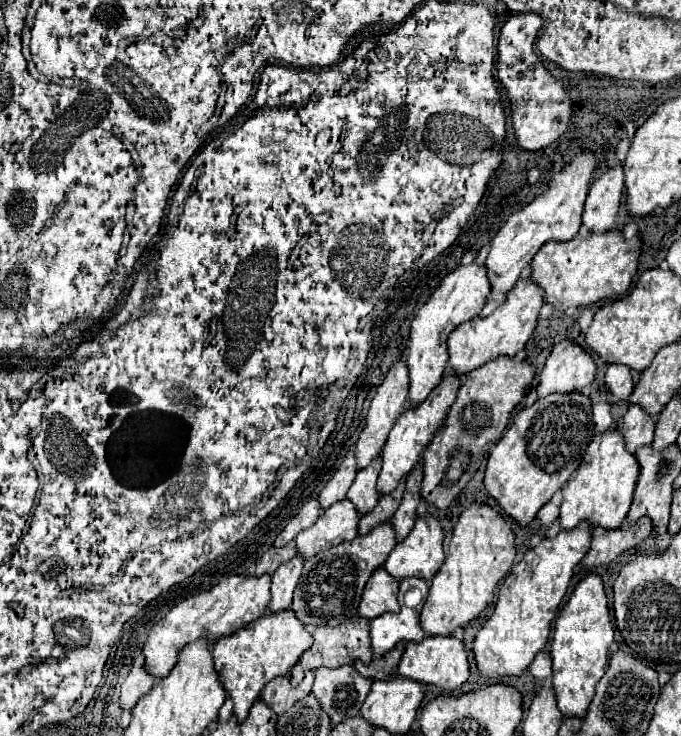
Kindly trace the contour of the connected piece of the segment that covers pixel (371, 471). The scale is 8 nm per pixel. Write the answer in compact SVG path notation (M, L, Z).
M378 456L376 460L372 460L372 464L368 468L358 472L354 484L348 490L348 500L354 504L354 508L358 510L360 516L368 514L374 508L374 504L378 502L376 480L380 474L380 466L382 466L382 460Z

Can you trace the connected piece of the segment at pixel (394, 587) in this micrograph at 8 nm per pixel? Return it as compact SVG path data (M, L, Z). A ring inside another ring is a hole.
M384 568L376 570L366 588L358 606L358 614L366 620L378 618L386 612L398 612L398 580L392 578Z

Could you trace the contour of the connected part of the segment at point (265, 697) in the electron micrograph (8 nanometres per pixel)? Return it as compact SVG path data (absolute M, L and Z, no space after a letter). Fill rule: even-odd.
M306 672L304 680L300 682L298 688L292 688L290 678L276 678L270 684L266 684L260 698L266 706L270 706L274 710L276 716L282 716L282 712L288 712L298 700L302 700L310 694L312 682L314 682L312 672Z

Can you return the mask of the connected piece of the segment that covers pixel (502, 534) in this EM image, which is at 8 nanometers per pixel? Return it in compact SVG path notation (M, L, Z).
M472 504L460 516L458 524L454 526L452 540L448 546L448 556L440 568L440 572L432 578L432 586L426 598L426 604L420 612L420 628L426 636L454 636L456 628L466 628L468 622L480 616L480 612L494 600L494 592L498 582L508 574L512 560L514 560L514 532L510 530L510 522L502 518L492 506L488 504Z

